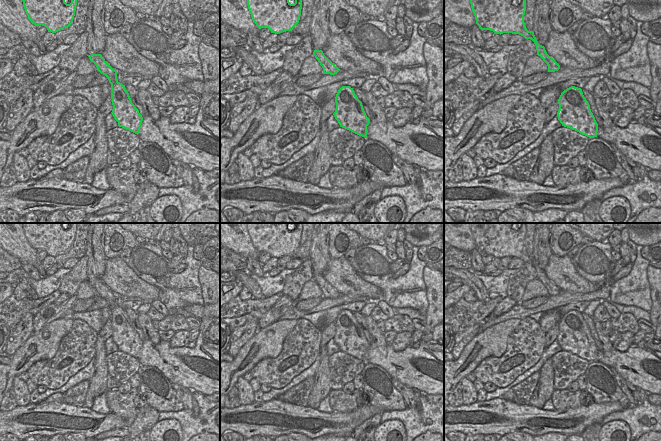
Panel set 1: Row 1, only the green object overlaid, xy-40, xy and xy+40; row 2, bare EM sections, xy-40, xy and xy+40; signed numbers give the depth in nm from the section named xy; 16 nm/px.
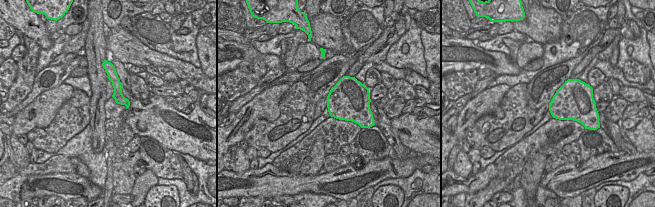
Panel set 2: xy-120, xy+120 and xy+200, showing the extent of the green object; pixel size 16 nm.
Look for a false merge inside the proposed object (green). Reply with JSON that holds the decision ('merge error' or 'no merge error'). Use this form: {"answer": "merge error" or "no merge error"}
{"answer": "no merge error"}

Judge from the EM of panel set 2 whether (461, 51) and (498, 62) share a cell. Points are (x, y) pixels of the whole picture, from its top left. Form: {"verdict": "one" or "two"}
{"verdict": "one"}

